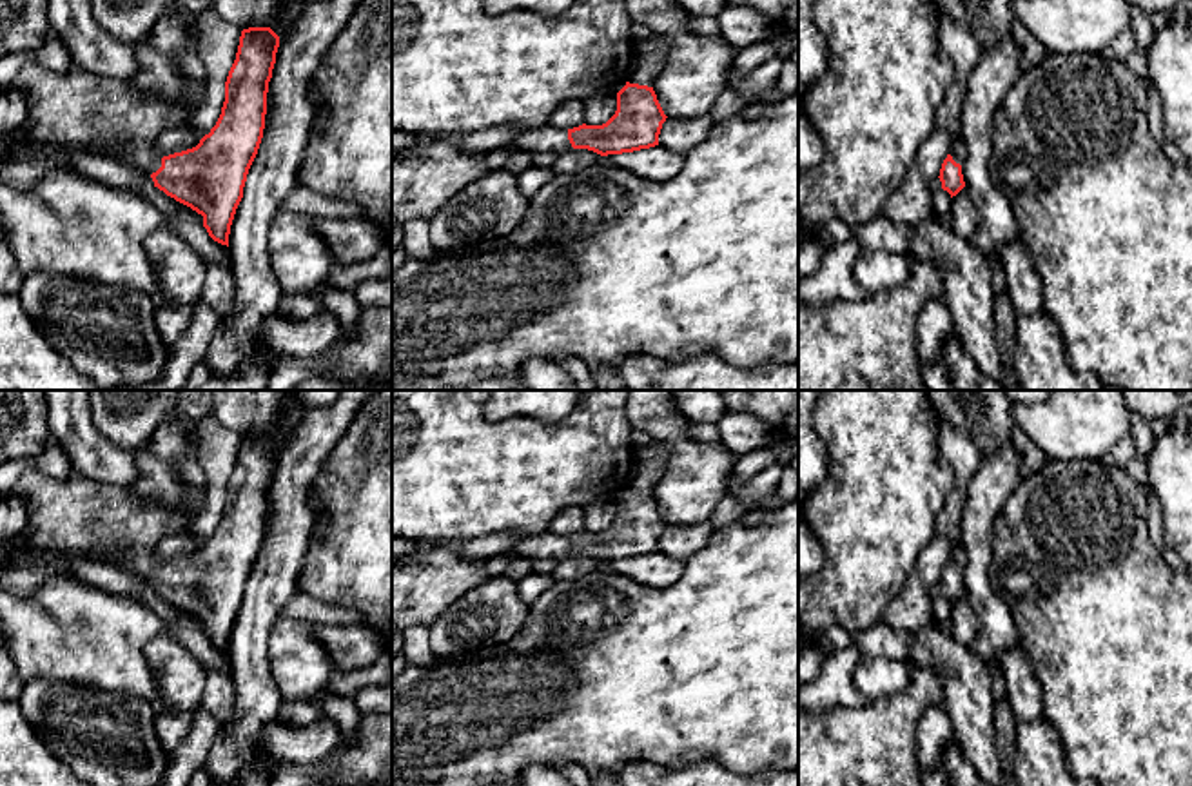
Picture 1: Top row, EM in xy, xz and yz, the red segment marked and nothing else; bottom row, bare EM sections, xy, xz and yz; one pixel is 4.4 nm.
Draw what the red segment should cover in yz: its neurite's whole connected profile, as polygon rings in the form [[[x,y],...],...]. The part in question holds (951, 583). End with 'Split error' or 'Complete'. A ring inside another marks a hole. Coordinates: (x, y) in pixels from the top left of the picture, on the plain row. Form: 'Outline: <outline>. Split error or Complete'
Outline: [[[942,423],[940,448],[954,470],[954,486],[945,506],[936,517],[936,537],[953,545],[953,554],[940,575],[942,595],[956,603],[963,594],[965,554],[960,539],[962,512],[967,497],[967,485],[982,461],[978,447],[958,428]]]. Split error

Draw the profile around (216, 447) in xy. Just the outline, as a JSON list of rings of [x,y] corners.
[[[207,416],[196,423],[196,459],[207,477],[201,512],[191,521],[189,534],[201,545],[216,532],[225,508],[225,488],[236,467],[243,434]]]

